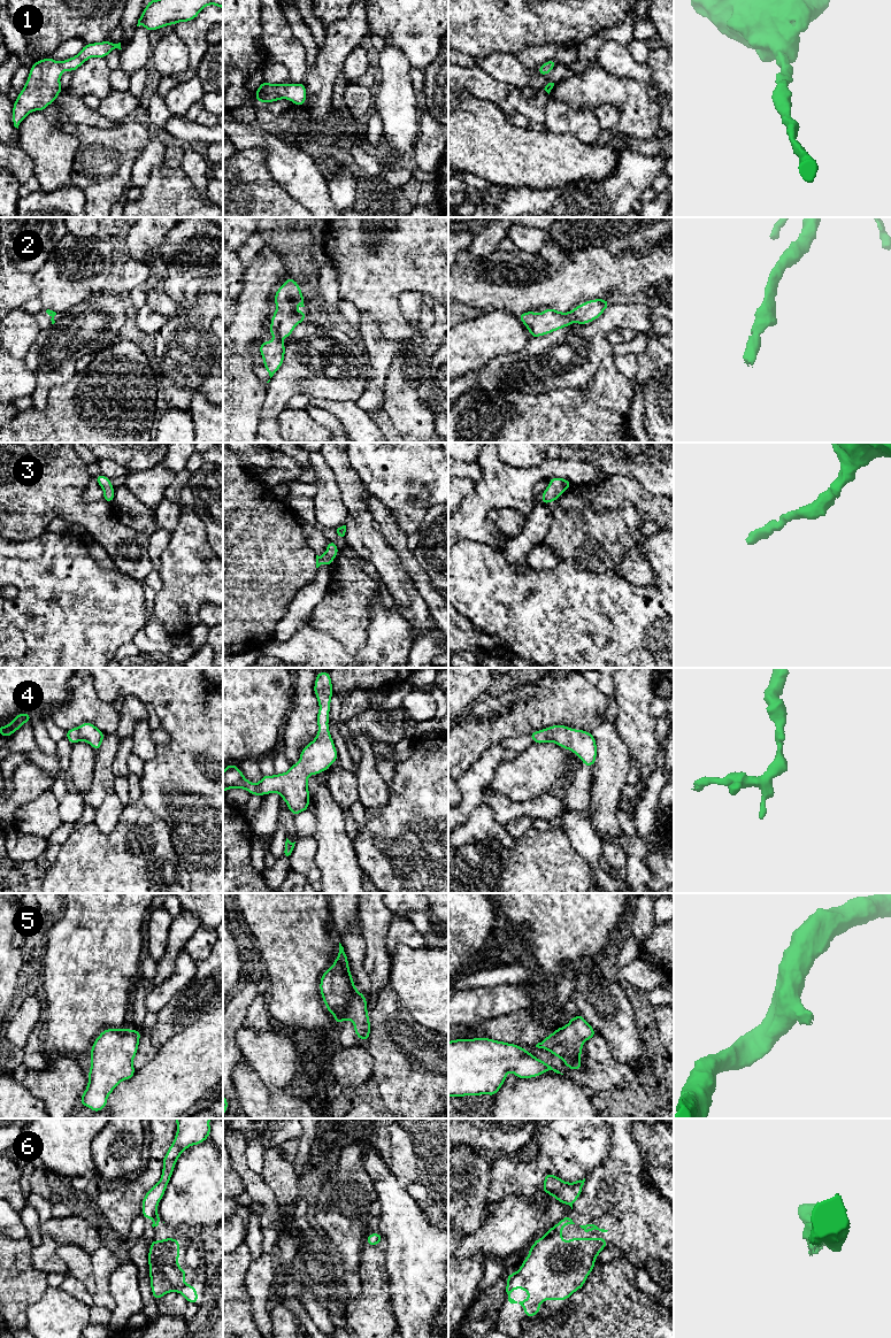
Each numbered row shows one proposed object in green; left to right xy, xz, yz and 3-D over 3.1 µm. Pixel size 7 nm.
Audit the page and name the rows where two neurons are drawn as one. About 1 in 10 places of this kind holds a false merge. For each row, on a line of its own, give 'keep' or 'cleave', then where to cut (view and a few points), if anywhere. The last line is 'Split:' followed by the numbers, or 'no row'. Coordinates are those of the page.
1: keep; cut none
2: keep; cut none
3: keep; cut none
4: keep; cut none
5: keep; cut none
6: cleave; cut xy (156, 1214), (153, 1220)
Split: 6

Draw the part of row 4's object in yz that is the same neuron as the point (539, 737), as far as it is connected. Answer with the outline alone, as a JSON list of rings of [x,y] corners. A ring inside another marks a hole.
[[[562,724],[530,732],[535,744],[554,743],[579,756],[583,764],[592,767],[597,759],[597,743],[591,732],[571,729]]]

